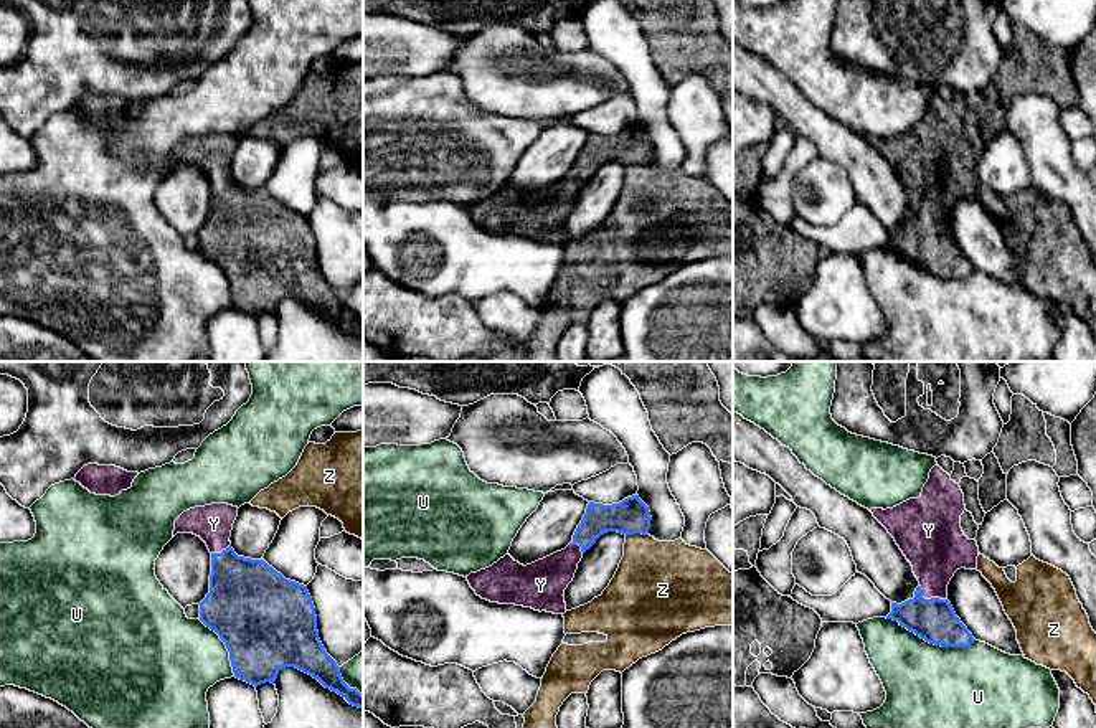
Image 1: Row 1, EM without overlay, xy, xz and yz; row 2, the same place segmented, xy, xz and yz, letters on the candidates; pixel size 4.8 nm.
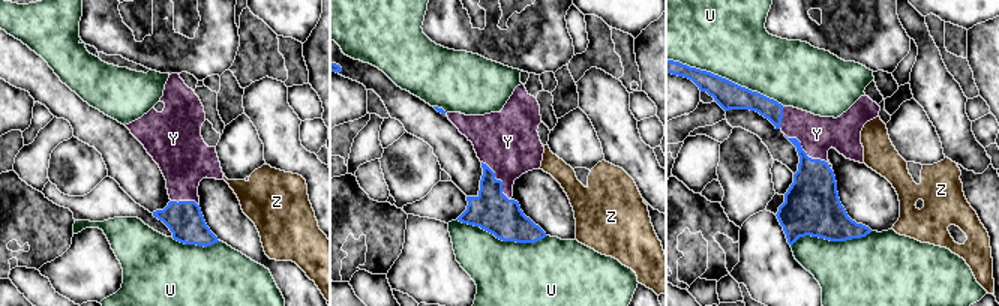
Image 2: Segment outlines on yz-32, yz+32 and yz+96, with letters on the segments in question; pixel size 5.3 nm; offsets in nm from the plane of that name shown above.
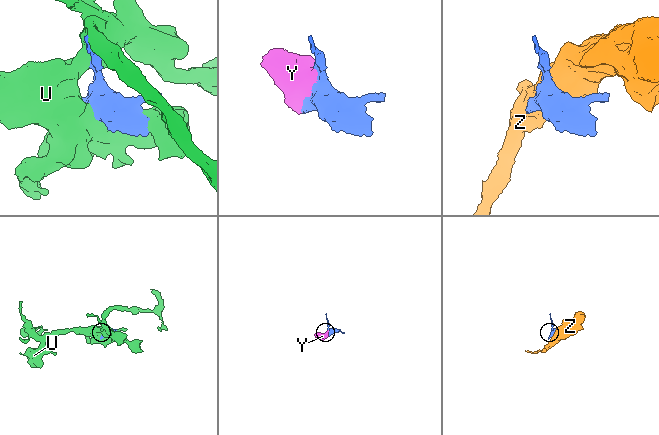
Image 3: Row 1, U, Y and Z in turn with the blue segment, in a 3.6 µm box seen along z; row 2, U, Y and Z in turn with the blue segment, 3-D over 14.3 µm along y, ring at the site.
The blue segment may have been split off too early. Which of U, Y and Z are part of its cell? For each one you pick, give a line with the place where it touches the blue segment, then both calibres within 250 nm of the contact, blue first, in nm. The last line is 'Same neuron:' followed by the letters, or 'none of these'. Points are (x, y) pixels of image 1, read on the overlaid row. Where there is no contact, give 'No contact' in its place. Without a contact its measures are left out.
Y: Touches blue at yz (931, 598). Thickness 220 nm (blue) against 300 nm
Same neuron: Y

